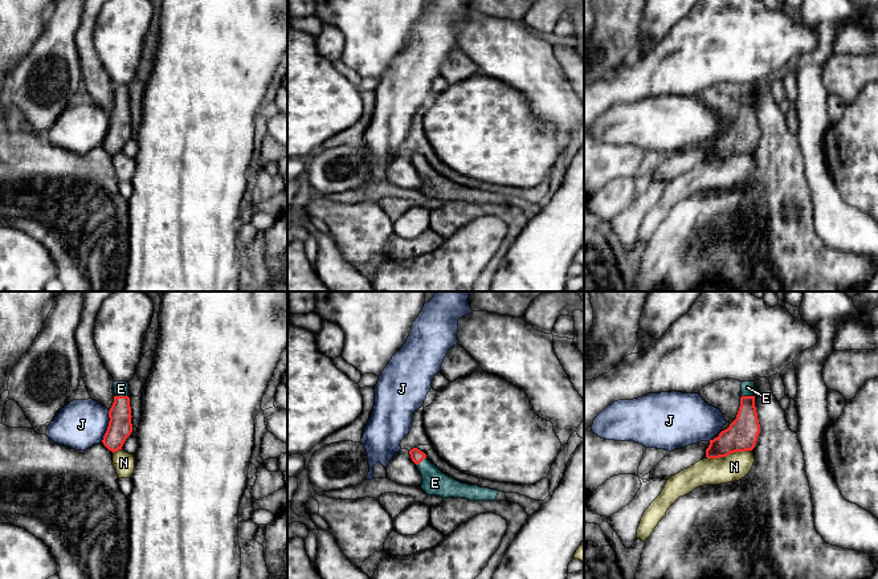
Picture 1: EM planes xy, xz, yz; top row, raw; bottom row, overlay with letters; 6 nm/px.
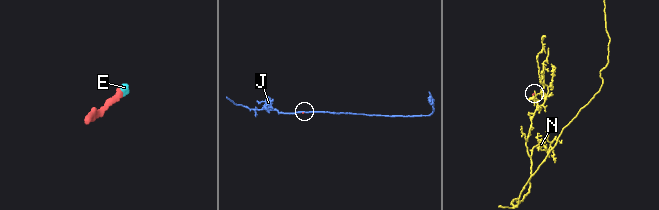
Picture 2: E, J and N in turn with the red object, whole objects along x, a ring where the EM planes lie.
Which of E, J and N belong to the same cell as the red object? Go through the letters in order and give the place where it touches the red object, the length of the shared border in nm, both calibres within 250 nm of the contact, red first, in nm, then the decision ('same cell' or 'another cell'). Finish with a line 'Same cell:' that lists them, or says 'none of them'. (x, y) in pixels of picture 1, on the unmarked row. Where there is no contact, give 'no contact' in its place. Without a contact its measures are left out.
E: xy (122, 100) | 80 nm | 150/100 nm | same cell
J: xy (107, 130) | 200 nm | 150/300 nm | another cell
N: yz (729, 157) | 280 nm | 190/160 nm | another cell
Same cell: E

